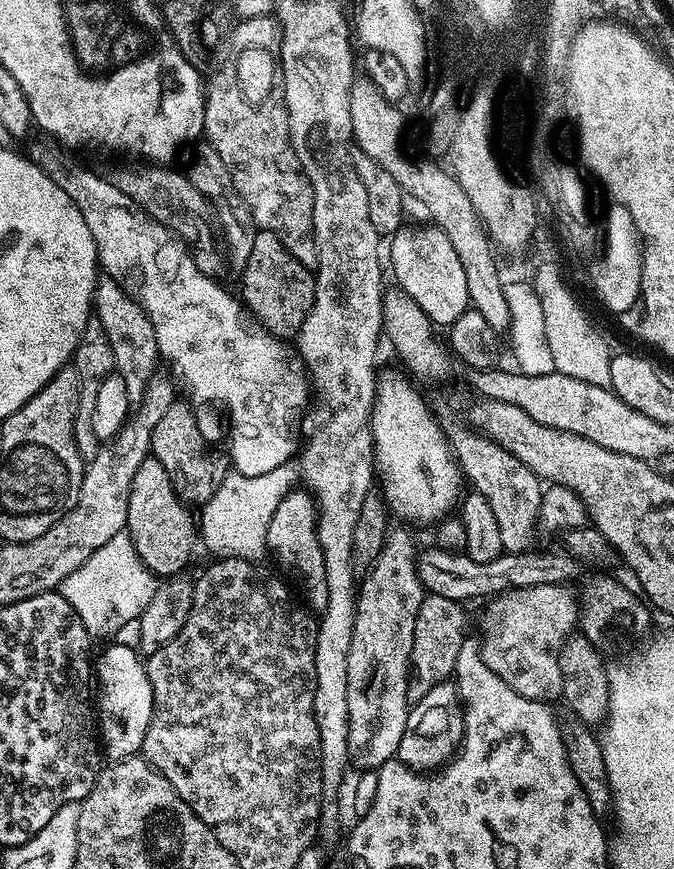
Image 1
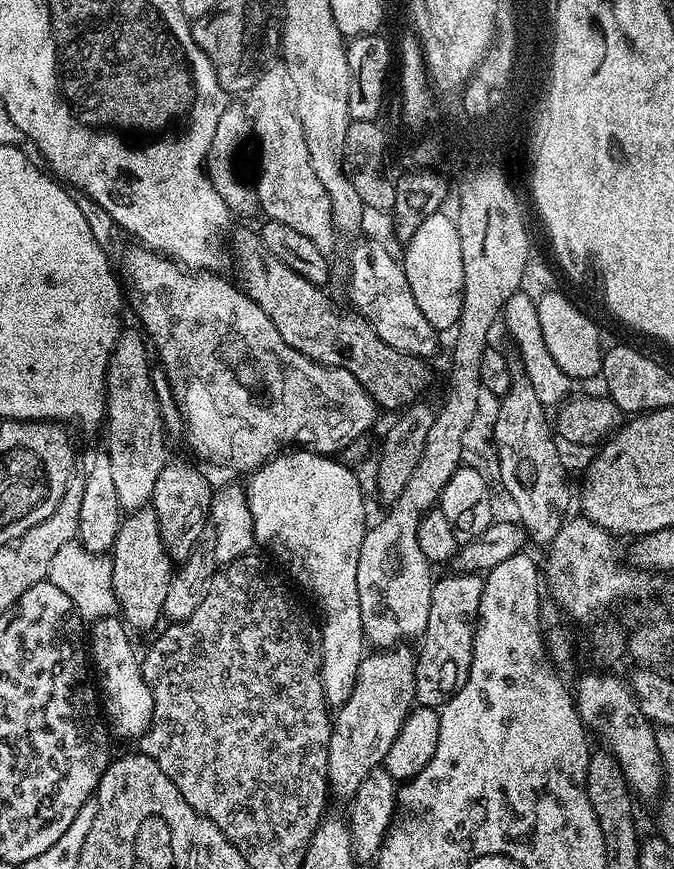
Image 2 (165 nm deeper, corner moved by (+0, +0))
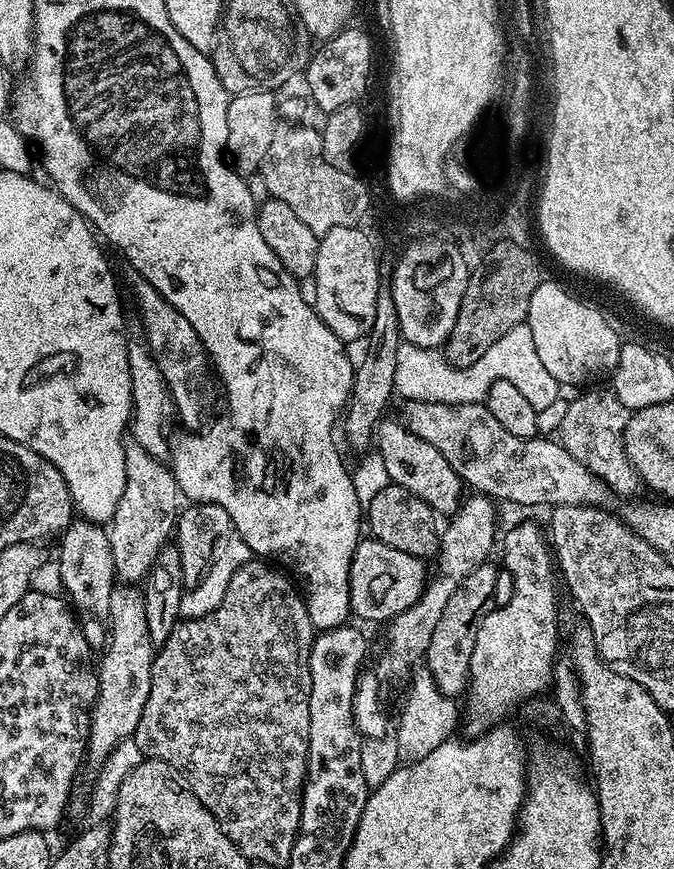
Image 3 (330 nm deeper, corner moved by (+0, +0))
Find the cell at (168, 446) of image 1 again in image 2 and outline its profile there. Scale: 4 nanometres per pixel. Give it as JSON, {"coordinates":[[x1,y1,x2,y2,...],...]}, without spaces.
{"coordinates":[[168,462,158,475,150,507,158,518,158,530,164,548,173,561,185,560,196,549,197,540,205,535,213,495,214,488,208,485,207,478,188,464]]}

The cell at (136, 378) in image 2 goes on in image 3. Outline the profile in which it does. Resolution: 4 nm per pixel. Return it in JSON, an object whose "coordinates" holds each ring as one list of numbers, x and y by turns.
{"coordinates":[[135,440,125,443,124,454,126,488,109,521,107,533,115,577,126,584,138,584,148,575,154,558,164,545,169,543,175,531,176,517,180,510,180,489,171,469,157,457,143,450]]}

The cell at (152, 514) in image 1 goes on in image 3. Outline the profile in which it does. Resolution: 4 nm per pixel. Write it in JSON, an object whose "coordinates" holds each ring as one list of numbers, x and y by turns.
{"coordinates":[[116,586,113,587,110,594,110,618,108,619,108,642,102,649,102,655,98,660,98,671,96,674,96,701,92,707,92,720,88,724,88,747,86,749,86,760,90,765,99,766,104,763,104,759,110,754,110,750,114,750,114,746,118,746,118,742,135,737,136,727,138,726,138,718,142,718,142,710,146,710,146,698,150,698,150,678,152,677,152,658,154,655,154,646,150,642,150,630,146,630,146,606,144,605,144,597,141,589,136,586]]}

